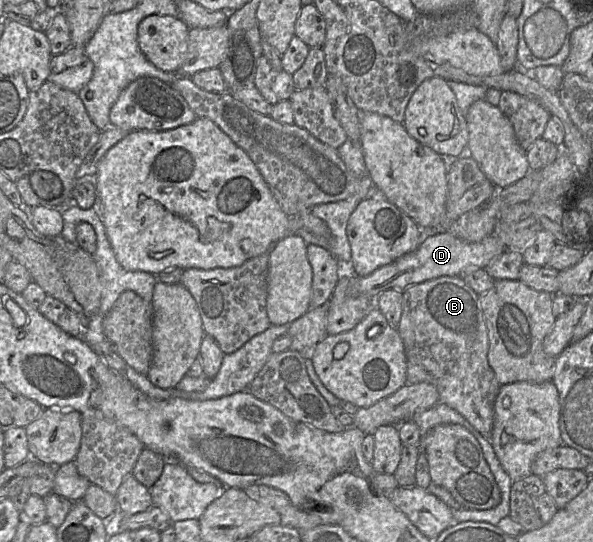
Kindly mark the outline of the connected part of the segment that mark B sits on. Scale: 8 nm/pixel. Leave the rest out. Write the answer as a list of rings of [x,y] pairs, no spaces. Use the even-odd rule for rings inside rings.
[[[441,276],[409,286],[402,291],[402,314],[397,331],[404,344],[407,384],[433,384],[439,393],[439,403],[458,411],[481,434],[489,438],[493,427],[495,398],[501,384],[488,363],[488,332],[479,296],[460,276]]]

